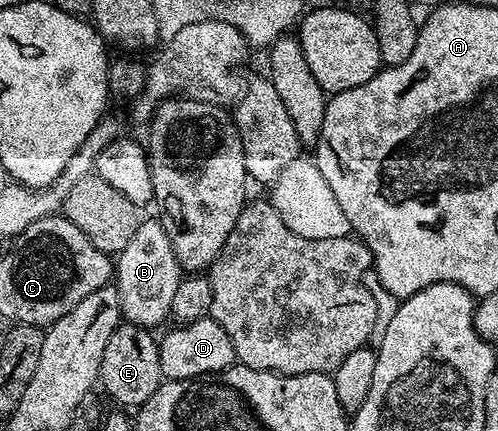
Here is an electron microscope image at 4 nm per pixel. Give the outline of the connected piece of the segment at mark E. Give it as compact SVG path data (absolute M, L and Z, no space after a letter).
M120 323L116 331L108 339L104 347L104 359L100 359L100 385L106 388L106 393L115 401L115 406L134 405L140 407L162 386L164 380L160 367L159 342L154 341L153 332L149 328L138 325Z

